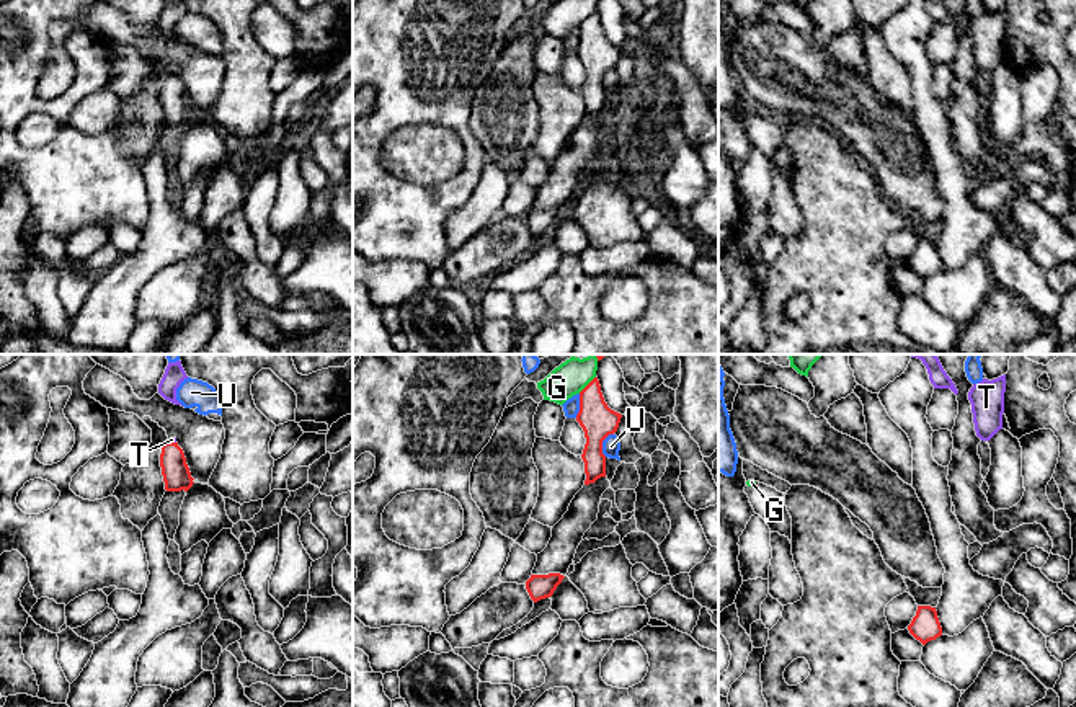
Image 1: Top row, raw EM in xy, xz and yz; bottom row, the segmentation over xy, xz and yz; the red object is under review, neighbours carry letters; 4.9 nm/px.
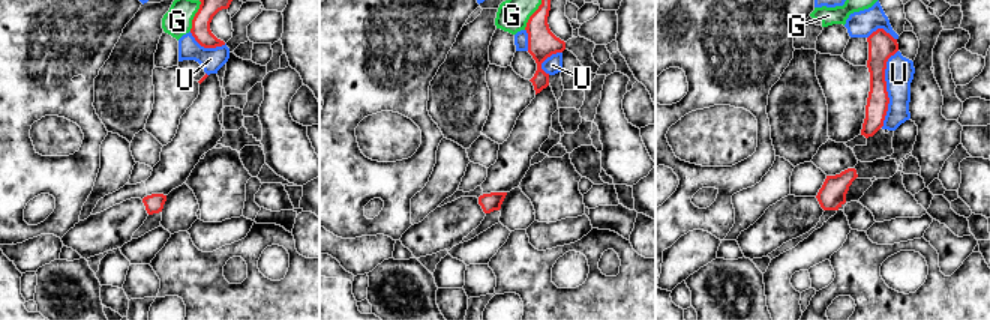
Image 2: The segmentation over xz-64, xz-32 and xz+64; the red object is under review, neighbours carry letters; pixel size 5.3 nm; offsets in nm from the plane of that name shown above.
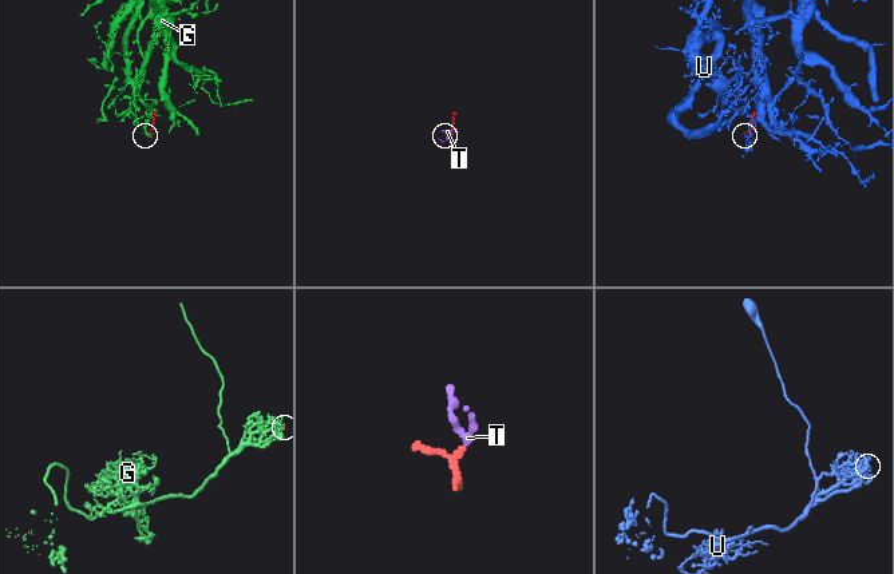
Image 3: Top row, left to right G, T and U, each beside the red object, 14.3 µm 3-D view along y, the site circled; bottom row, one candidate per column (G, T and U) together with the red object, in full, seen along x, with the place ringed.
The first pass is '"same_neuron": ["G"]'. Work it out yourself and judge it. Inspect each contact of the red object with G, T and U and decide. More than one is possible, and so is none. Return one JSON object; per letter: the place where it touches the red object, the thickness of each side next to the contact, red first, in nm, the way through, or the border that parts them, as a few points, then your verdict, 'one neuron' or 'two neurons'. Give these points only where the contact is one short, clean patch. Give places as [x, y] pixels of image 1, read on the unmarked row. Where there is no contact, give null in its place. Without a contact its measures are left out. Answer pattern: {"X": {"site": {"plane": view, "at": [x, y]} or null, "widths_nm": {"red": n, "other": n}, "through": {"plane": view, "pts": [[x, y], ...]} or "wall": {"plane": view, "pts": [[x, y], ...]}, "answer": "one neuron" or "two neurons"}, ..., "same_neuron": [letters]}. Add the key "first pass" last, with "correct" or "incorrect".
{"G": {"site": {"plane": "xz", "at": [588, 18]}, "widths_nm": {"red": 170, "other": 160}, "wall": {"plane": "xz", "pts": [[595, 10], [578, 26]]}, "answer": "two neurons"}, "T": {"site": {"plane": "xy", "at": [172, 77]}, "widths_nm": {"red": 140, "other": 30}, "through": {"plane": "xy", "pts": [[175, 105], [172, 77], [172, 74]]}, "answer": "one neuron"}, "U": {"site": {"plane": "xz", "at": [601, 79]}, "widths_nm": {"red": 170, "other": 90}, "answer": "two neurons"}, "same_neuron": ["T"], "first pass": "incorrect"}

